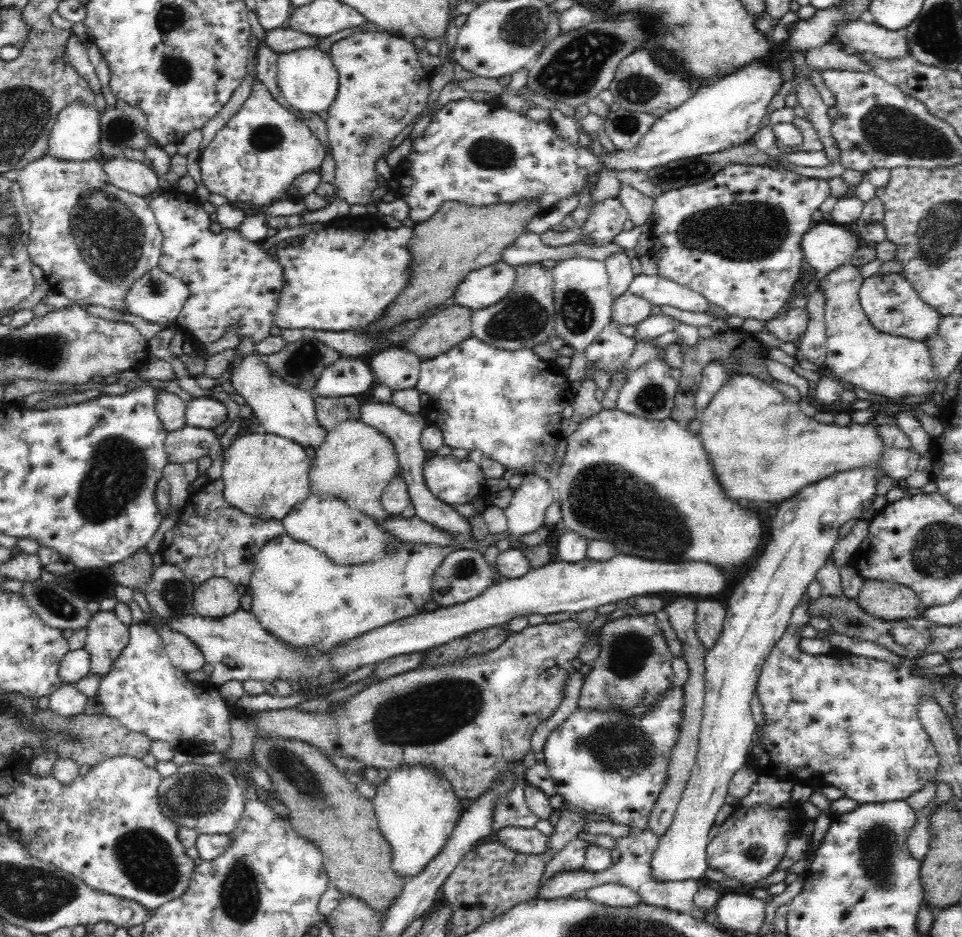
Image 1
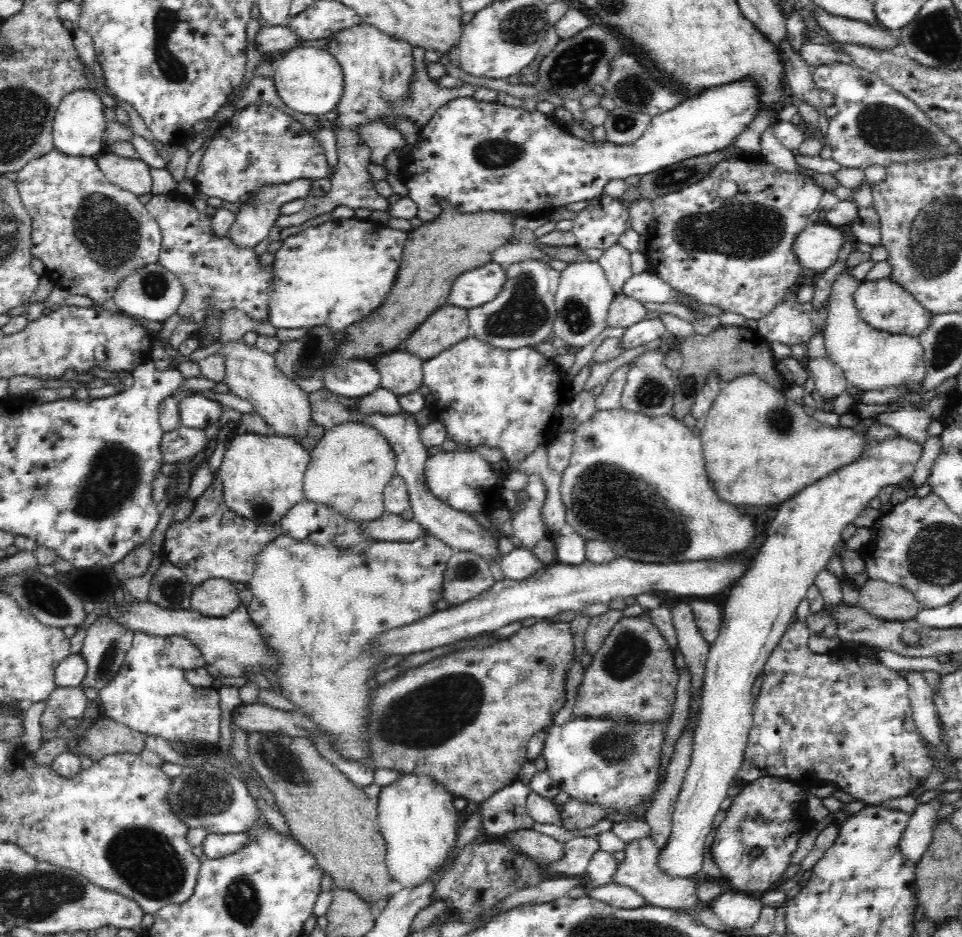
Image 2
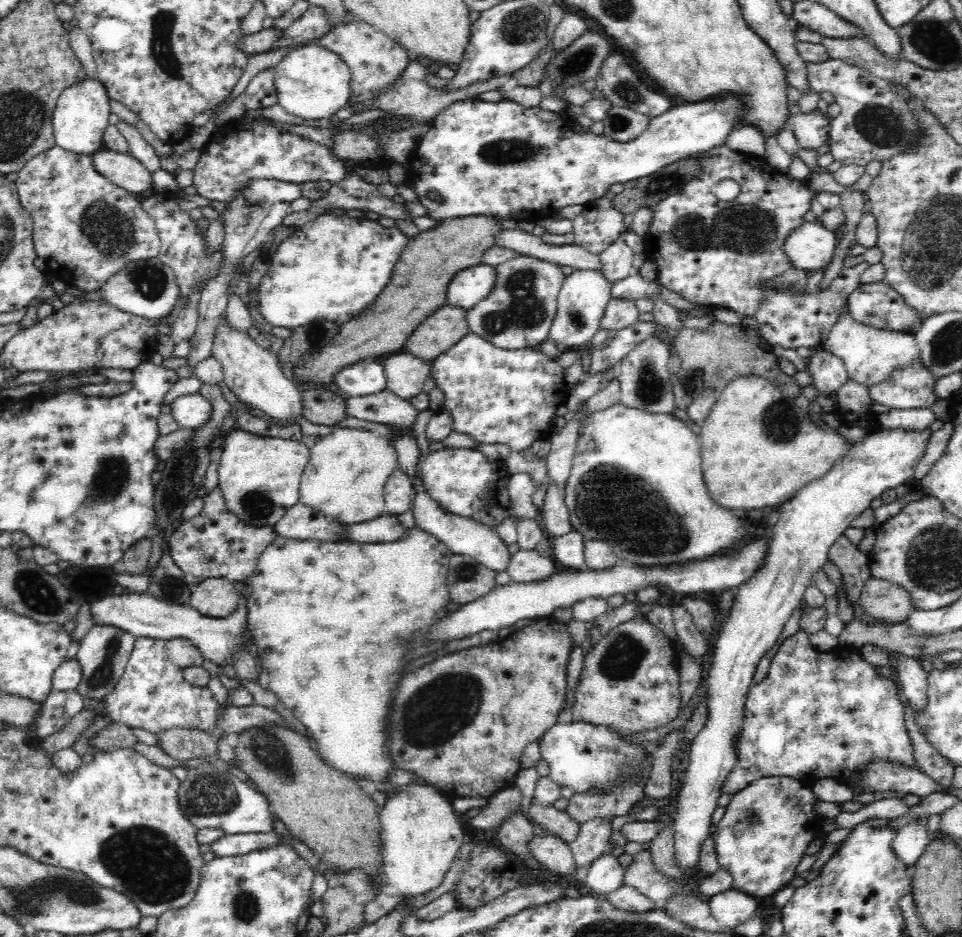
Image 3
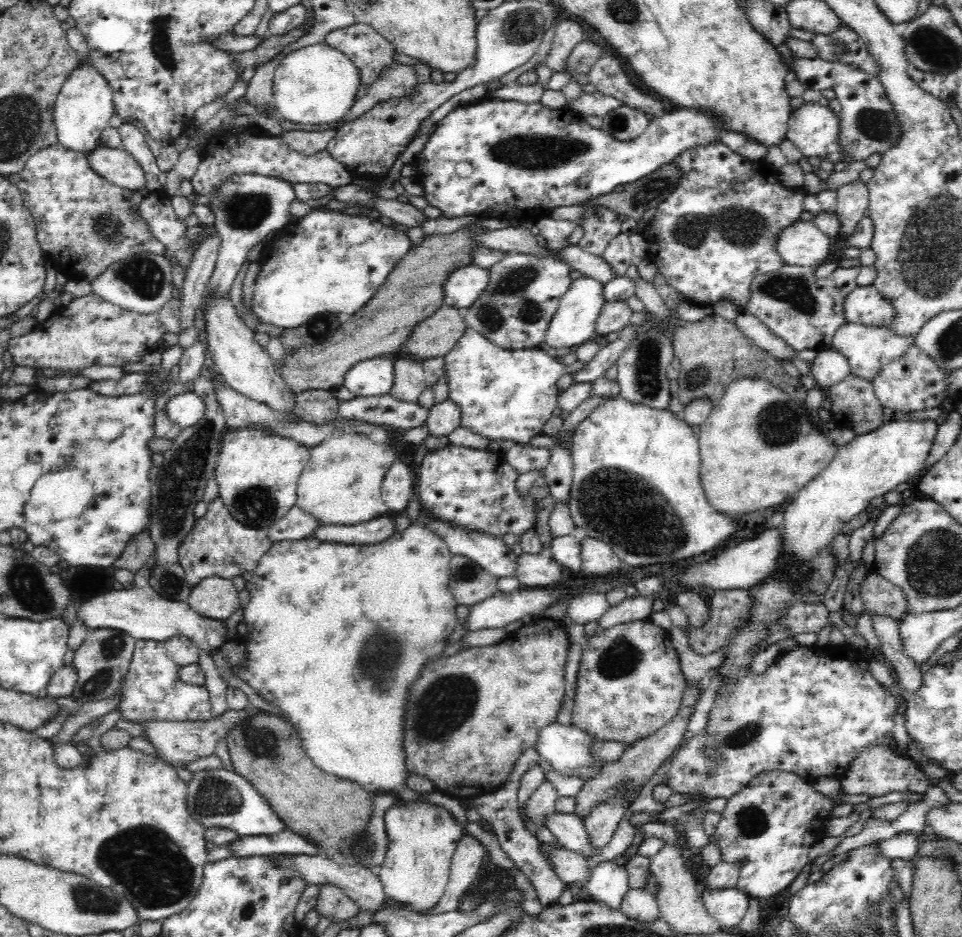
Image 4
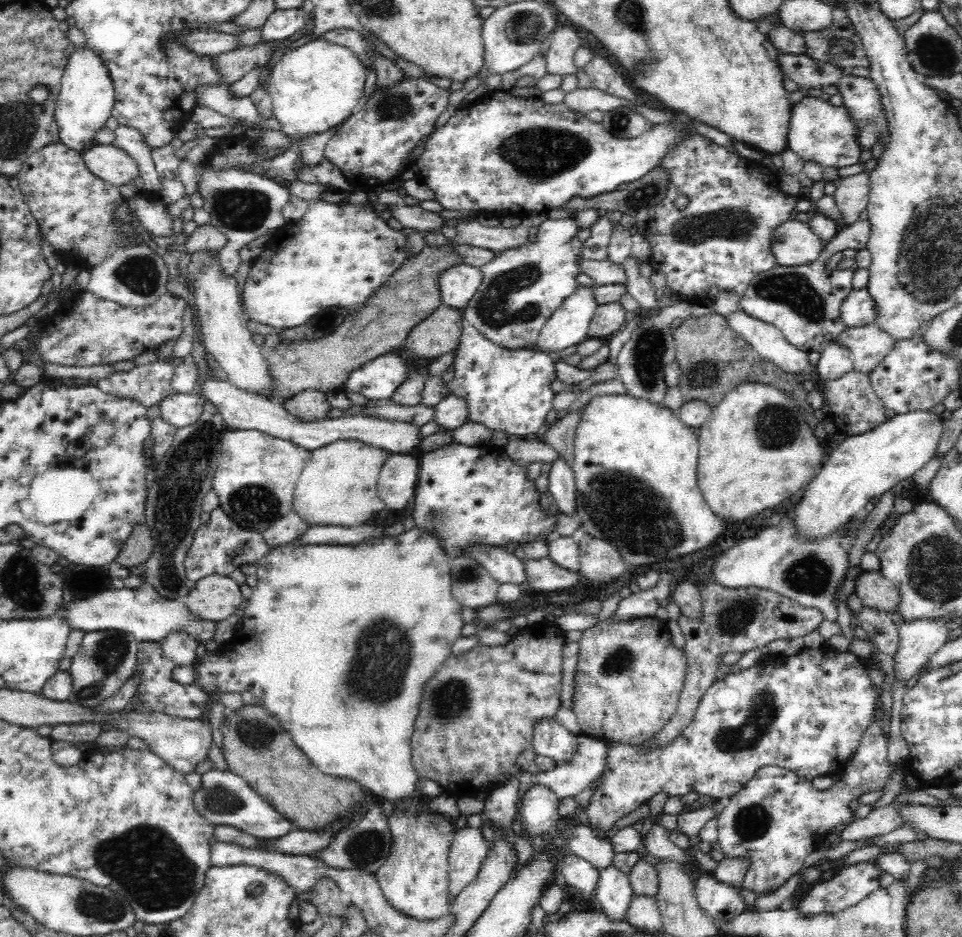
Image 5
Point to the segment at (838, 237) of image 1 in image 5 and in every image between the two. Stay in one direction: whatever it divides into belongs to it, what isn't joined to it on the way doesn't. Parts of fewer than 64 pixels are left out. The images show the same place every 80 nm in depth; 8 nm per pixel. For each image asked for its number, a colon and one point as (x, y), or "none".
2: (818, 246)
3: (811, 247)
4: (802, 244)
5: (794, 243)

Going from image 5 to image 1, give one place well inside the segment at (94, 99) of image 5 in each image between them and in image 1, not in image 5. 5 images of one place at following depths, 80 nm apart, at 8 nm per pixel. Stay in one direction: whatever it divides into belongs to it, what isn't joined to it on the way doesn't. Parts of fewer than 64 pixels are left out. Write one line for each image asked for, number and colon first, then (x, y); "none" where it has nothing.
1: (75, 137)
2: (79, 126)
3: (80, 119)
4: (83, 108)

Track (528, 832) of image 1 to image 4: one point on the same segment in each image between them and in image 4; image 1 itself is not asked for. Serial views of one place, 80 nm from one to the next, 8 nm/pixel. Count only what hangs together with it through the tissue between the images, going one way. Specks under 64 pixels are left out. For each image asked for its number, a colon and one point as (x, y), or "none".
2: (547, 849)
3: (551, 852)
4: (570, 866)

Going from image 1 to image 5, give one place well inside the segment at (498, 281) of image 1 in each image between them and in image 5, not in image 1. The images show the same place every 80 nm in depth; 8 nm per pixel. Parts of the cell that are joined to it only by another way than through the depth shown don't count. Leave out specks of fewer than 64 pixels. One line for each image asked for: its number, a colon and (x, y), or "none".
2: (475, 288)
3: (470, 286)
4: (464, 286)
5: (458, 285)

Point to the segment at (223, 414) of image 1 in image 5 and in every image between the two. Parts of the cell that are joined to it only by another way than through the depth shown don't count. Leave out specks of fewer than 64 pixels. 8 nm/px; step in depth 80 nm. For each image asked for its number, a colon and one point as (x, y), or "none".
2: (196, 411)
3: (192, 411)
4: (185, 410)
5: (180, 410)

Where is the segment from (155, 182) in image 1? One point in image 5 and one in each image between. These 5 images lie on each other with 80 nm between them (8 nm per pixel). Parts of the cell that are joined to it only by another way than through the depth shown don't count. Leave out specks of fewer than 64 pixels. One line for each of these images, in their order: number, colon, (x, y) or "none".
2: (134, 175)
3: (123, 170)
4: (116, 166)
5: (113, 165)

